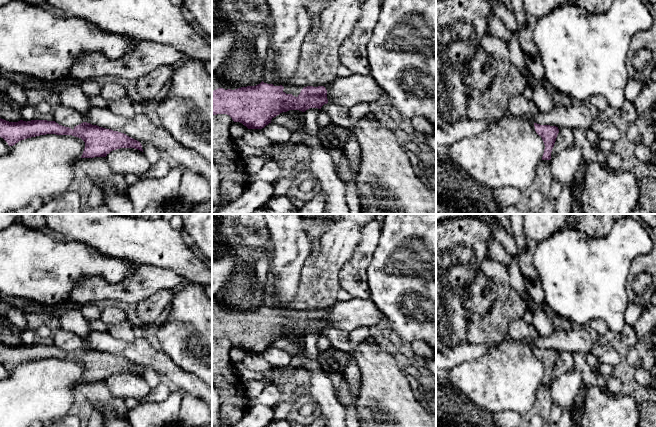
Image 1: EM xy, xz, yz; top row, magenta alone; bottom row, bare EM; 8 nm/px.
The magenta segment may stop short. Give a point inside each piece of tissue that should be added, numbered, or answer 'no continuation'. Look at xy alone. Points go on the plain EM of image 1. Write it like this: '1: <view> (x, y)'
no continuation

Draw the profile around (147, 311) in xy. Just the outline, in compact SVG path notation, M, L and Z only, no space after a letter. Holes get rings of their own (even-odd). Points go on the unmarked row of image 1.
M161 290L136 304L135 316L143 324L153 323L170 306L174 296L173 290Z

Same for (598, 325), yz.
M595 319L590 322L591 327L597 332L599 336L609 338L610 332L606 323L601 319Z

